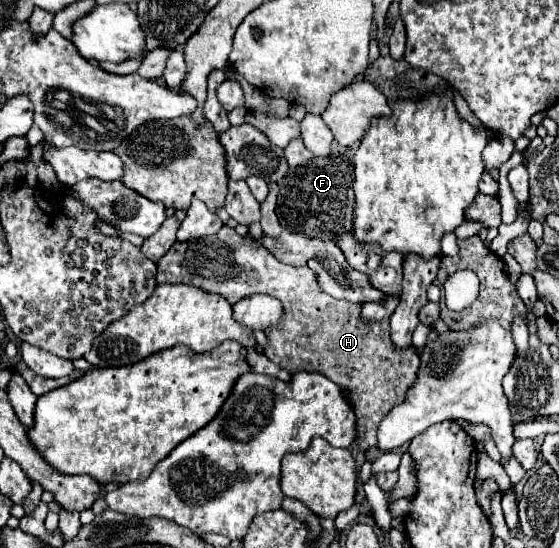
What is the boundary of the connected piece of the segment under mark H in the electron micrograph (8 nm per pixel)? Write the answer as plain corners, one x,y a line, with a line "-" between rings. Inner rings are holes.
222,226
218,234
192,240
192,242
176,242
160,260
158,260
158,284
190,284
196,288
202,288
206,292
216,292
222,294
230,304
242,300
244,296
250,294
268,294
272,298
278,298
284,306
284,320
280,326
274,326
274,330
266,330
264,334
270,340
270,346
264,348
268,352
268,358
276,362
280,368
288,370
290,374
300,372
300,370
316,370
324,376
328,376
332,382
336,382
340,388
348,388
352,394
352,404
354,412
358,418
358,444
362,450
368,450
376,446
378,442
378,424
380,420
400,402
404,402
408,390
416,382
420,358
416,350
410,348
394,348
390,342
390,322
378,322
378,324
366,324
360,318
360,304
336,300
328,296
316,282
316,274
308,270
306,266
288,266
282,264
280,260
274,258
270,250
266,250
260,242
254,238
244,238
236,234
236,230

